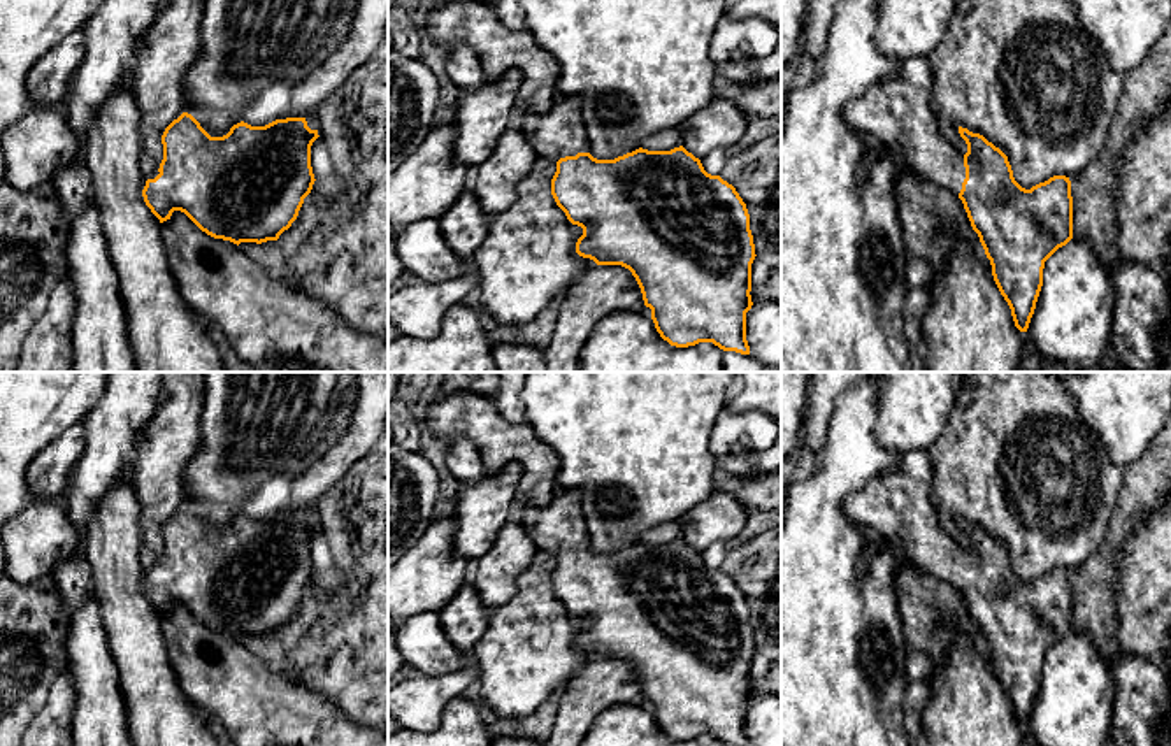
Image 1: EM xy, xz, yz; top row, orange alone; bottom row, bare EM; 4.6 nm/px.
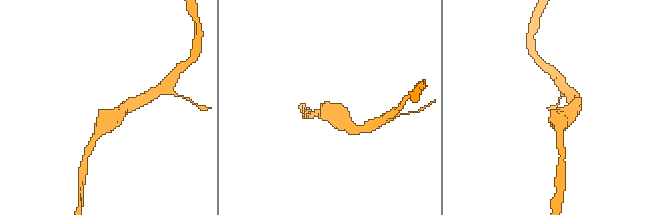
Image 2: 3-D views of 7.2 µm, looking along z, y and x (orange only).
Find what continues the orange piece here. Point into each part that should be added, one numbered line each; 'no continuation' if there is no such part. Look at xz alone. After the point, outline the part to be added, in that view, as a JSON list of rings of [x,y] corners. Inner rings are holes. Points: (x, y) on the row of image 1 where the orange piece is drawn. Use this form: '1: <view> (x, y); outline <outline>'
1: xz (559, 132); outline [[[564,97],[546,112],[528,111],[516,123],[539,158],[558,161],[578,153],[590,153],[578,97]]]

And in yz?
1: yz (898, 113); outline [[[888,77],[871,84],[843,112],[857,132],[873,133],[897,149],[906,165],[936,186],[959,195],[966,179],[964,154],[939,126],[930,91]]]

